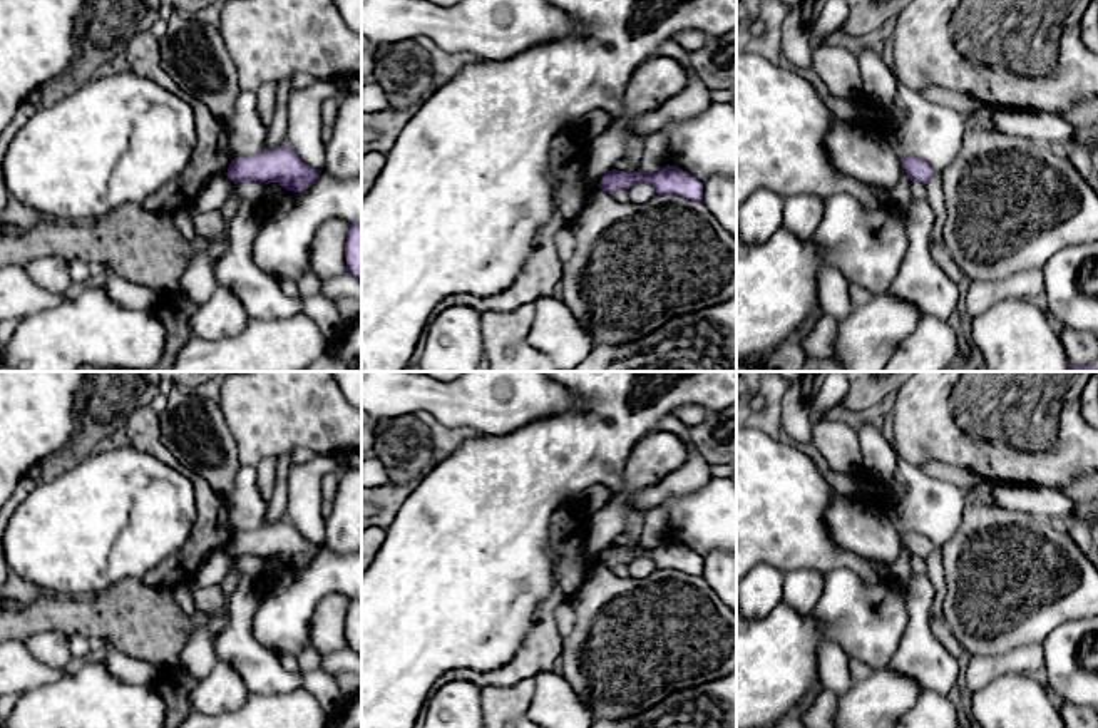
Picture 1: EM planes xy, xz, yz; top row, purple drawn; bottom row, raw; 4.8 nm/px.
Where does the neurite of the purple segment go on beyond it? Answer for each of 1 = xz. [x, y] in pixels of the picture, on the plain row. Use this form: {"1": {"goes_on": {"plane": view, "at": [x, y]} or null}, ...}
{"1": {"goes_on": null}}

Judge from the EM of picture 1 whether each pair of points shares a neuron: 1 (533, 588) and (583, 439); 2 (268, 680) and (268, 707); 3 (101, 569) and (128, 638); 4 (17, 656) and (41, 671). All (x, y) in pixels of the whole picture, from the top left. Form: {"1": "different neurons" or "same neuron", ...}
{"1": "same neuron", "2": "different neurons", "3": "different neurons", "4": "same neuron"}

